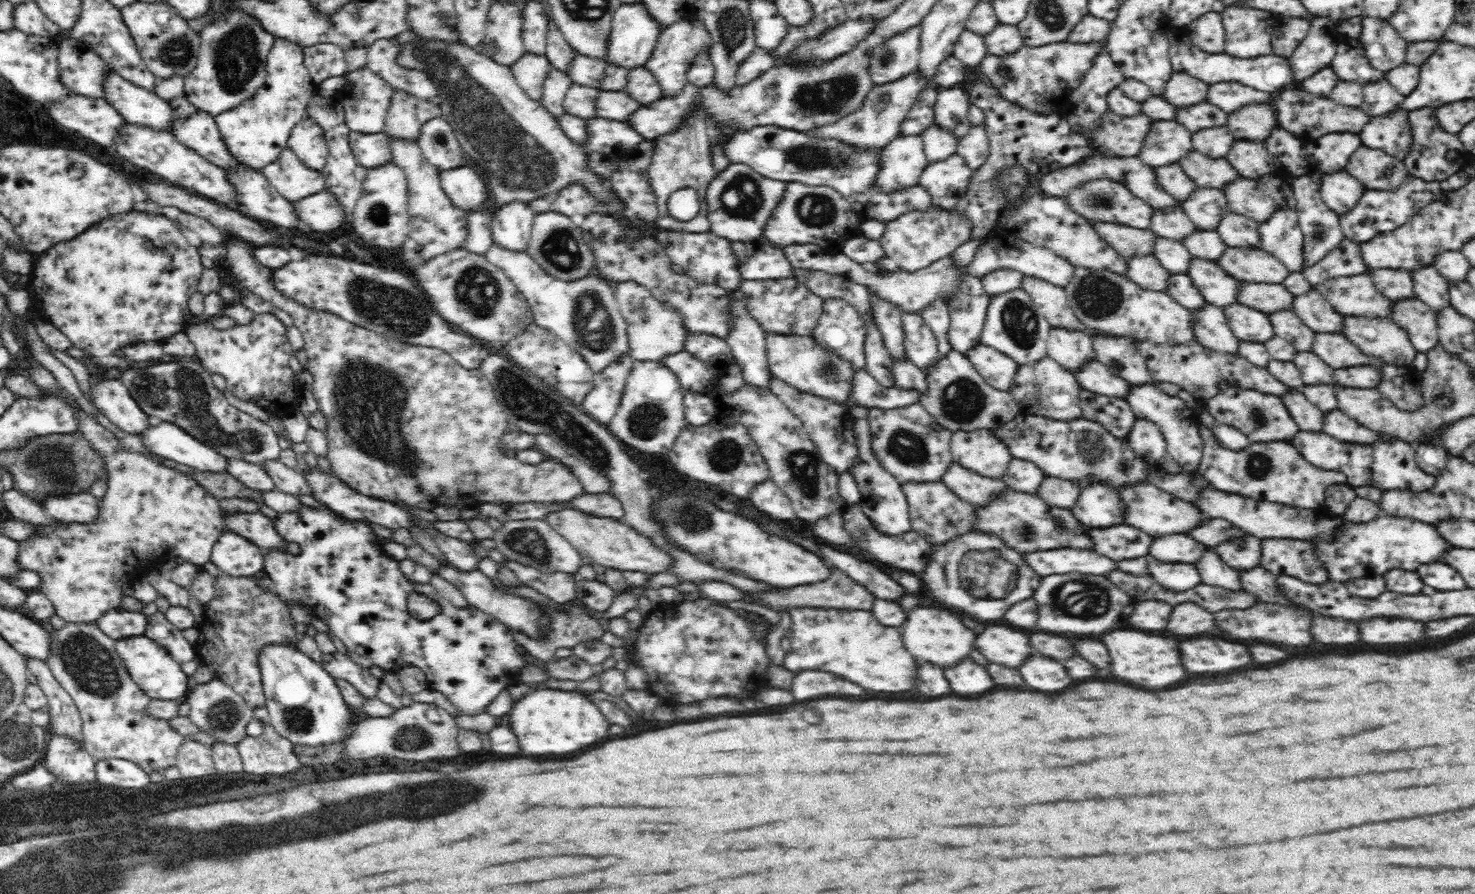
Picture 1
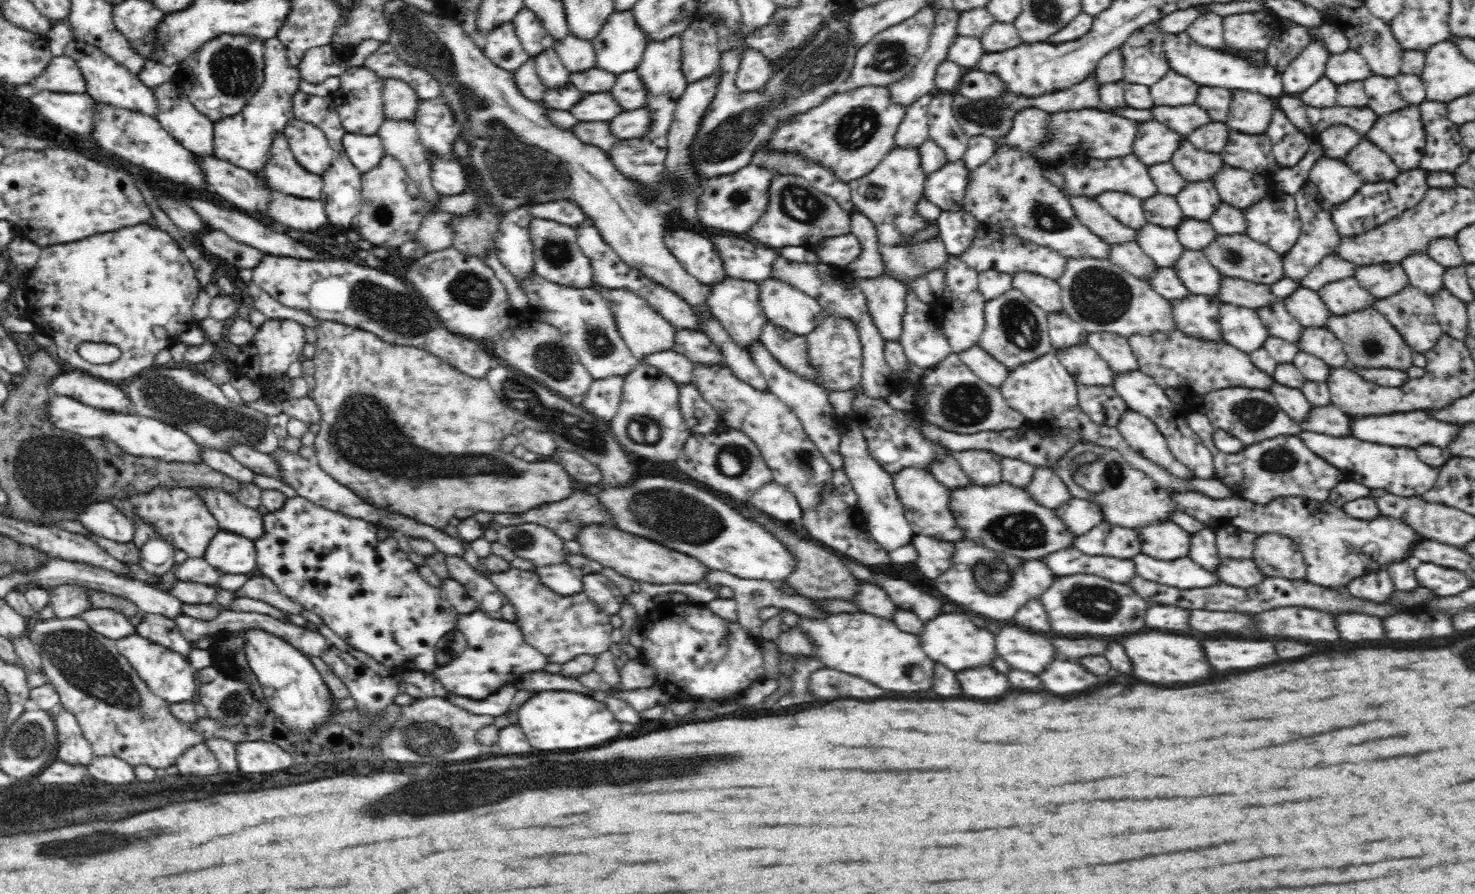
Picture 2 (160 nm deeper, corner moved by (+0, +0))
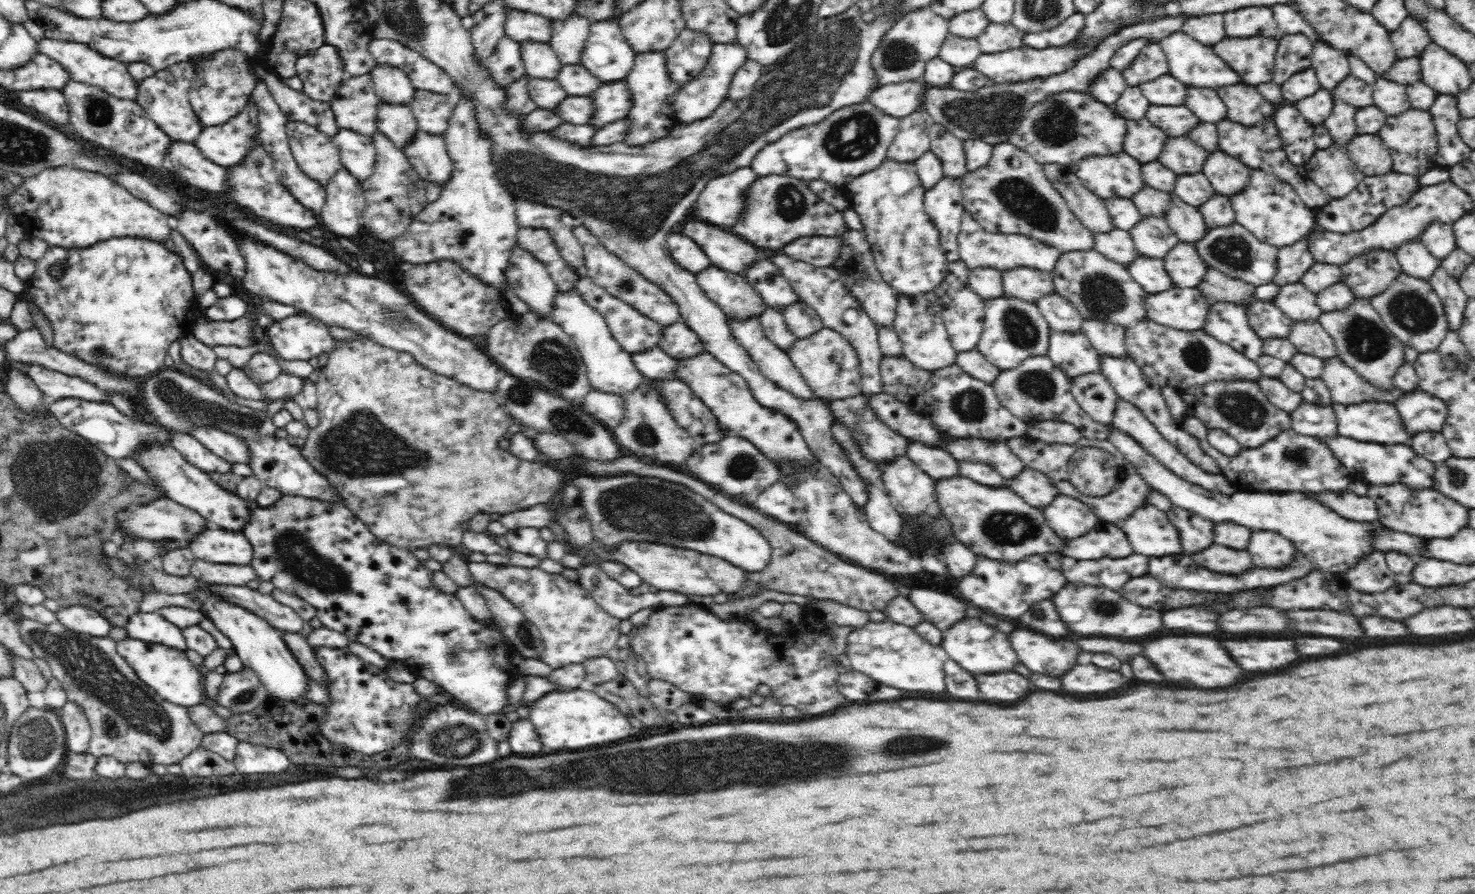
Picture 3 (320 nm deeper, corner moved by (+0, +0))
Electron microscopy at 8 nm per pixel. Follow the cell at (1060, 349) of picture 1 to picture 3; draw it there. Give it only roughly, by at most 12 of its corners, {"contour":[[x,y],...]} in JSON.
{"contour":[[1062,296],[1036,303],[1050,330],[1081,332],[1083,318]]}

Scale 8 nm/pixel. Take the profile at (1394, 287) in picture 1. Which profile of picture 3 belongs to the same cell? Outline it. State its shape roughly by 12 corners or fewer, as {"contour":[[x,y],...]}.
{"contour":[[1395,253],[1354,258],[1341,281],[1360,300],[1382,294],[1403,273]]}

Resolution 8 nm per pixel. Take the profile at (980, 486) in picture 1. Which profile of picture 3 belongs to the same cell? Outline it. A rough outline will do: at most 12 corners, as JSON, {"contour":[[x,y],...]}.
{"contour":[[911,442],[907,456],[935,481],[961,475],[946,449]]}

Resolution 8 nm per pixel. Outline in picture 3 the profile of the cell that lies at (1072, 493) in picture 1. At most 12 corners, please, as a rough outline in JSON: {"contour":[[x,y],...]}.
{"contour":[[1027,466],[1005,484],[1043,508],[1062,495],[1051,476]]}

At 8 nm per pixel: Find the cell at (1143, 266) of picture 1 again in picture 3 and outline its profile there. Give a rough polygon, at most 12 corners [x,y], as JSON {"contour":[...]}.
{"contour":[[1118,228],[1095,235],[1094,250],[1126,266],[1141,256]]}

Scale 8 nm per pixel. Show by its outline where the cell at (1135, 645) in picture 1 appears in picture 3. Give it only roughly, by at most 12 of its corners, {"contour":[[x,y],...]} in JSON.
{"contour":[[1162,636],[1142,654],[1162,678],[1200,688],[1244,672],[1206,636]]}

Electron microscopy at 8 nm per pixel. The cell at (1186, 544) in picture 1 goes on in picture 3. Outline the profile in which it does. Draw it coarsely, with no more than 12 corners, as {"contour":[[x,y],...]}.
{"contour":[[1154,505],[1120,522],[1136,554],[1180,554],[1178,528]]}

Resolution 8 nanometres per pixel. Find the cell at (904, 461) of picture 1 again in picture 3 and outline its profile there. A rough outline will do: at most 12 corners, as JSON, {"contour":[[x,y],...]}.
{"contour":[[866,395],[830,401],[868,459],[907,456],[911,439],[886,425]]}

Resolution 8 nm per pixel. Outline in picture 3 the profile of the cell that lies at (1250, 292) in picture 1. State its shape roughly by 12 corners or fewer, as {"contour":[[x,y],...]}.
{"contour":[[1211,267],[1198,286],[1211,305],[1257,301],[1256,286]]}

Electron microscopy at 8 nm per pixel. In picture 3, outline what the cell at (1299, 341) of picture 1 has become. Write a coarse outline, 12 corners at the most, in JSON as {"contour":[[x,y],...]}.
{"contour":[[1274,303],[1244,306],[1265,339],[1288,339],[1295,320]]}

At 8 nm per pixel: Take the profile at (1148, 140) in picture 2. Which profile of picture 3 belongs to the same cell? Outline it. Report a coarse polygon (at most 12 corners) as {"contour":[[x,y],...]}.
{"contour":[[1146,118],[1128,122],[1124,150],[1157,161],[1168,136]]}

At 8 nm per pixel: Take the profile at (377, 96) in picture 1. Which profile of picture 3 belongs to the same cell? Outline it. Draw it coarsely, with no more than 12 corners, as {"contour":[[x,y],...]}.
{"contour":[[371,73],[343,79],[331,101],[338,126],[372,137],[381,98]]}

